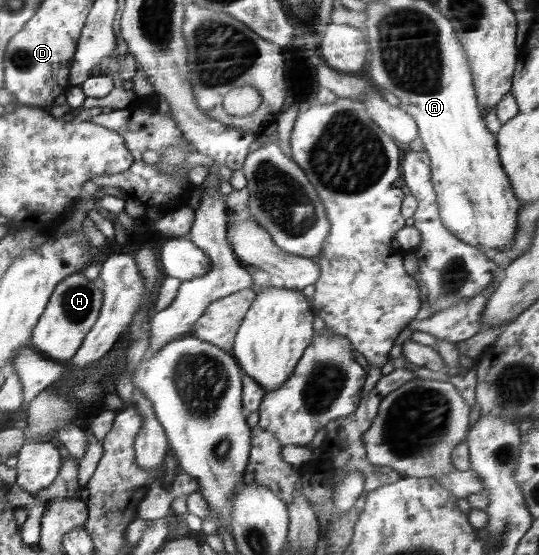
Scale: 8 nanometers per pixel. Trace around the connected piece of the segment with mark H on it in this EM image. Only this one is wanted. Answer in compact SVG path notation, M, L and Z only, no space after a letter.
M84 270L67 276L55 287L46 310L40 315L35 330L32 331L29 345L38 350L44 357L58 361L68 362L77 354L91 328L99 320L100 306L102 304L102 289L100 280L90 280L84 275Z

